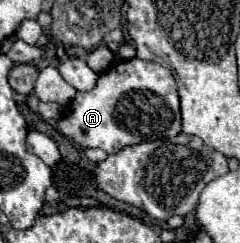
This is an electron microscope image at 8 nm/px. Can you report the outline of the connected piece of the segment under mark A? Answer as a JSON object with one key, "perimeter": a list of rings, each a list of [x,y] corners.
{"perimeter":[[[140,58],[116,62],[108,72],[98,76],[92,90],[76,94],[68,114],[60,120],[58,130],[82,148],[102,148],[108,154],[118,152],[124,146],[156,140],[156,136],[172,138],[180,134],[180,96],[172,70]]]}

